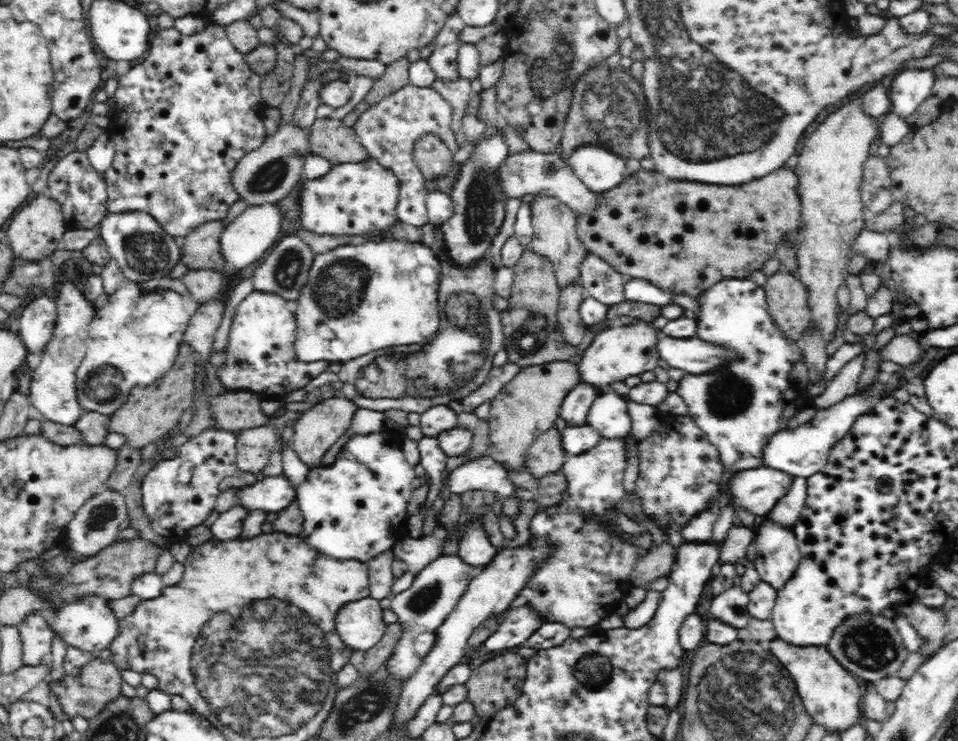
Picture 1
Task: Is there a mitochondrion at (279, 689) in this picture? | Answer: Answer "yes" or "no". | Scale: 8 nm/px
yes

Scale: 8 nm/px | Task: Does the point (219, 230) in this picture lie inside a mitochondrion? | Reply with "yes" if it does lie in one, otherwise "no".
no

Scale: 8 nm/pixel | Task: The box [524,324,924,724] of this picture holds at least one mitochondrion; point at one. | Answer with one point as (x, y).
(866, 643)

